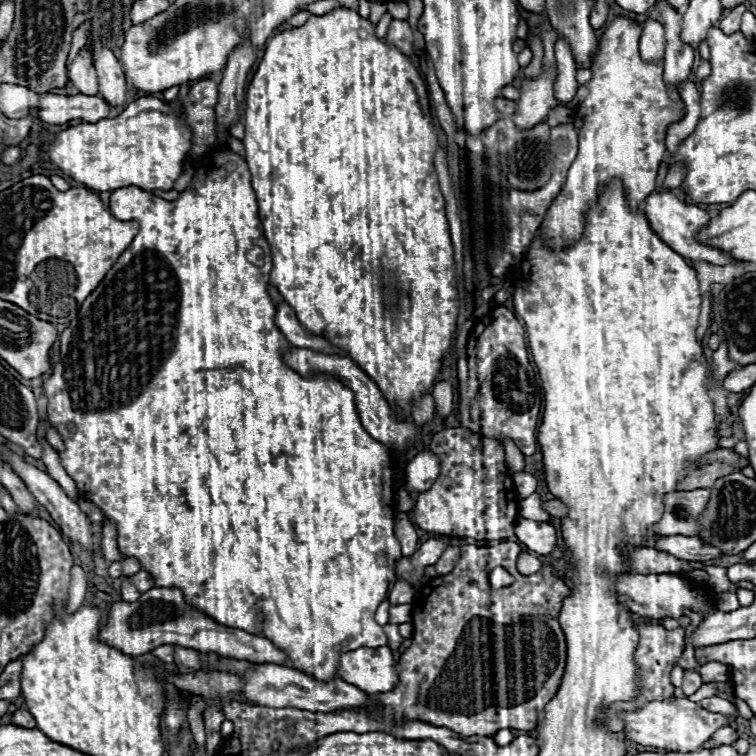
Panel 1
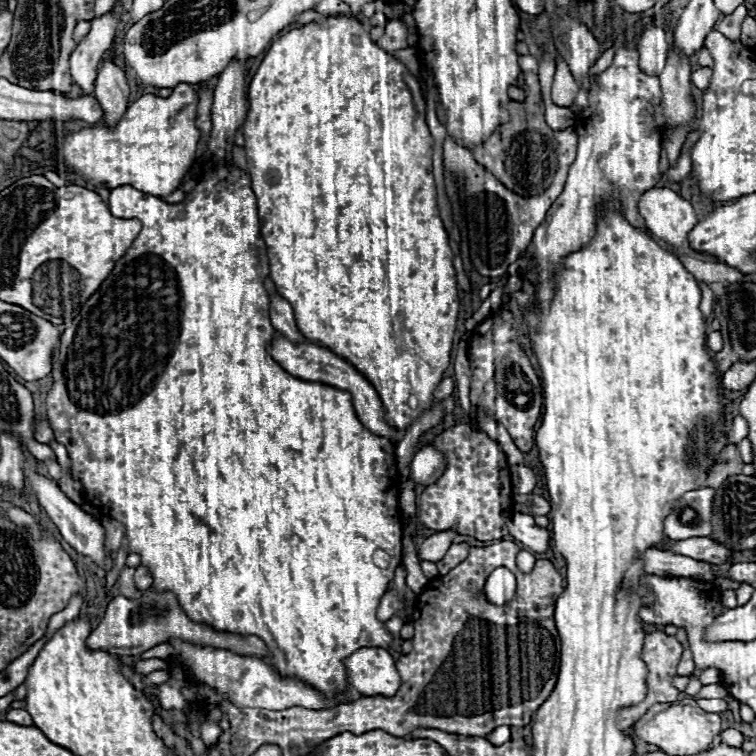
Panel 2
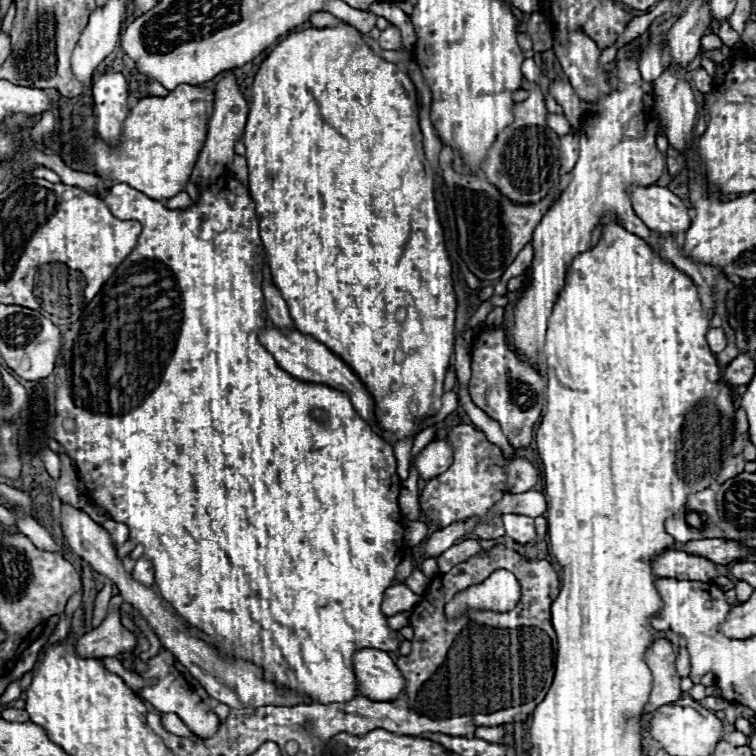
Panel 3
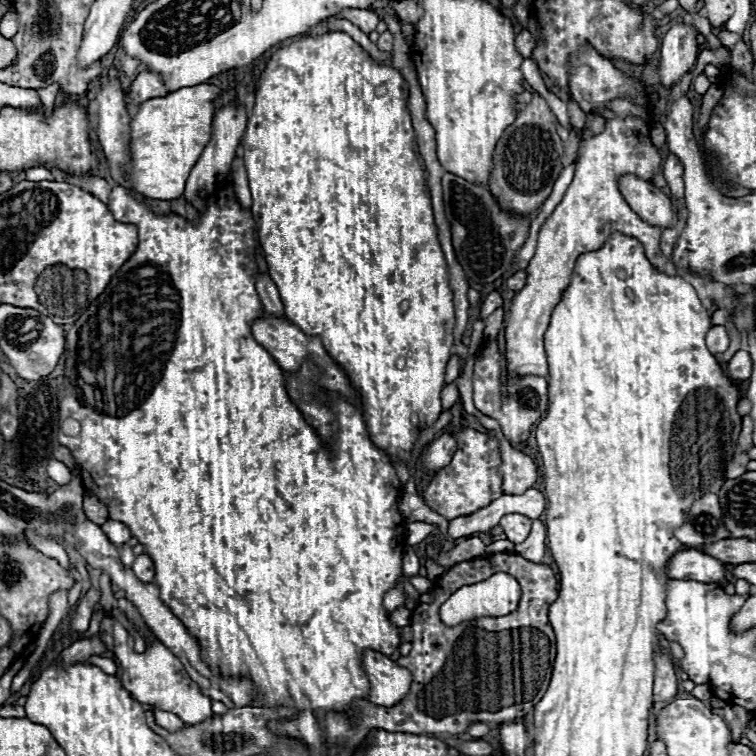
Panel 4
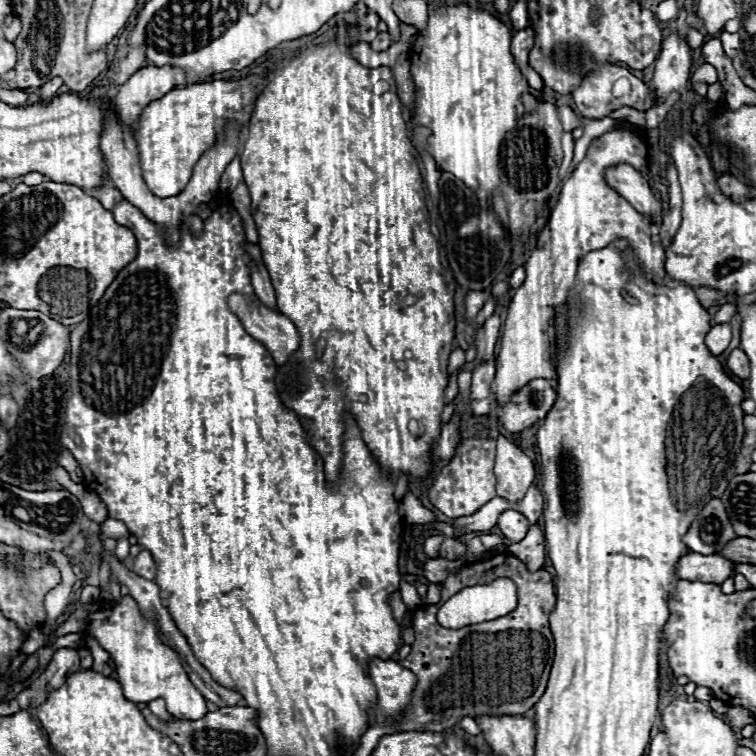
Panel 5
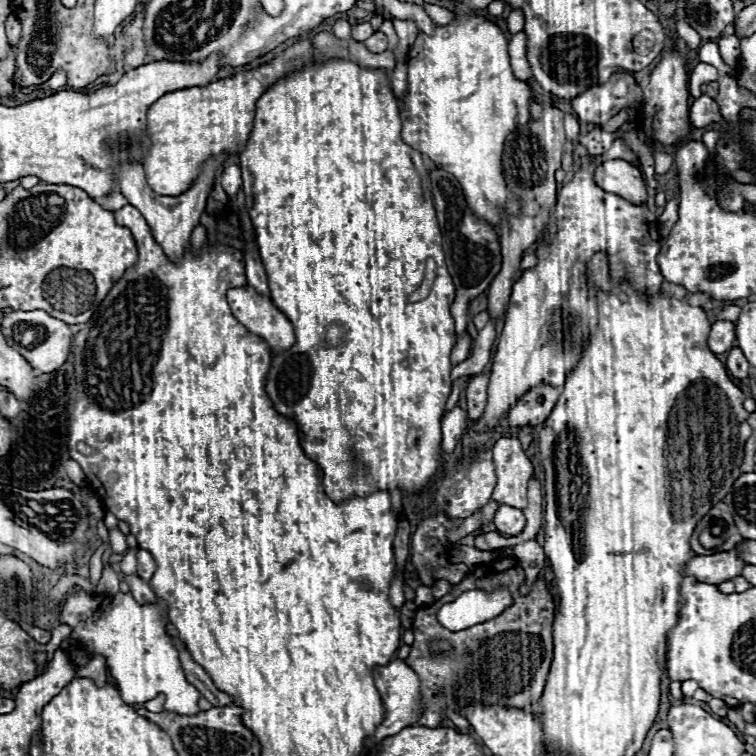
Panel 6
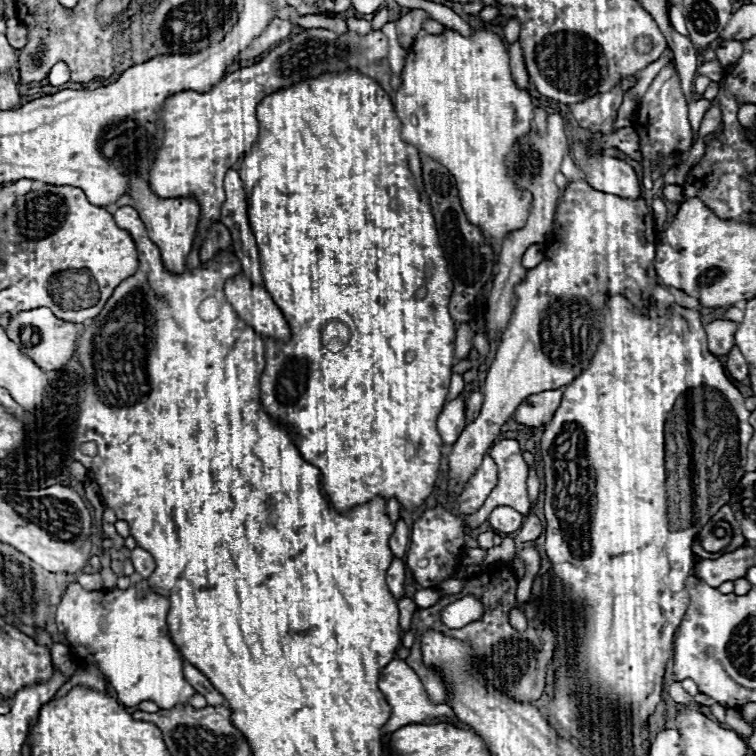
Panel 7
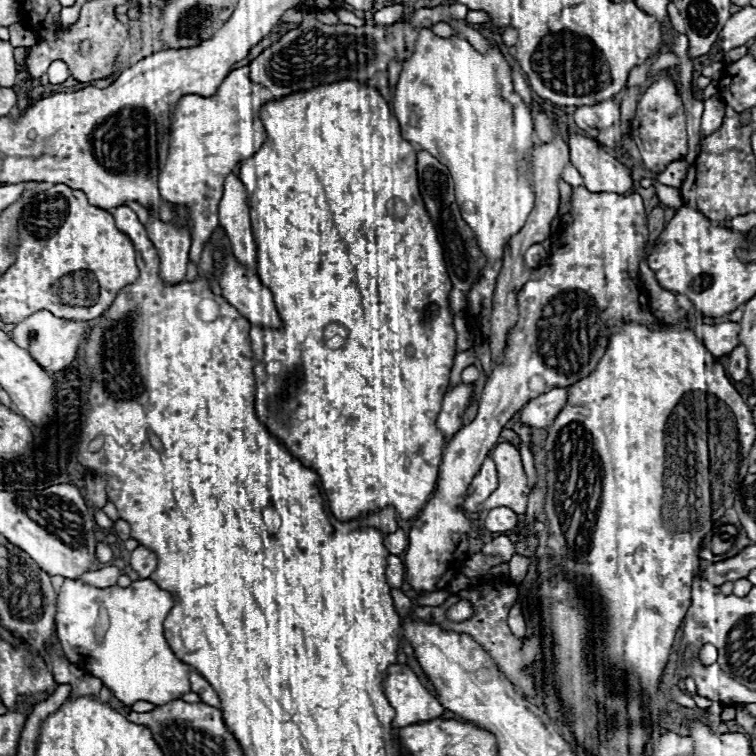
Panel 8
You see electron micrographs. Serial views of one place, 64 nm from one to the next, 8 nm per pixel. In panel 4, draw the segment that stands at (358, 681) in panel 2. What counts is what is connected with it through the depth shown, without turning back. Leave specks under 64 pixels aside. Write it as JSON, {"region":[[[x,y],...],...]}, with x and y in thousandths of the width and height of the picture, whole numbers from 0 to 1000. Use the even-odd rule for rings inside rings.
{"region":[[[484,860],[479,865],[479,886],[484,889],[489,902],[487,926],[505,934],[526,931],[526,926],[537,921],[545,902],[542,889],[495,860]]]}

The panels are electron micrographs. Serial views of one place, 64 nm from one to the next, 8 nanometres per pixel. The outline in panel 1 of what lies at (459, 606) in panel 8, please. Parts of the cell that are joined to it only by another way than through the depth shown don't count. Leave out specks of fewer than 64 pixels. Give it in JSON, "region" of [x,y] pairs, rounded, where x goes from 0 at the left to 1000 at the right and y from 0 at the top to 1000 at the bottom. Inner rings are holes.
{"region":[[[653,751],[653,754],[646,759],[646,770],[652,780],[657,780],[680,772],[680,762],[672,759],[667,751]]]}

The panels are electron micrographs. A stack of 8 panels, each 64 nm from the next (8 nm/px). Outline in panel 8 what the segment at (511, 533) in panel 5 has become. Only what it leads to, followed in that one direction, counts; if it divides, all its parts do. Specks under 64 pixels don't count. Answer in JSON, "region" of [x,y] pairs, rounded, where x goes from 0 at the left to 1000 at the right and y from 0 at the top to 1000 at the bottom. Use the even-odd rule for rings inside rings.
{"region":[[[659,669],[659,672],[651,672],[646,680],[643,680],[643,698],[648,704],[675,704],[685,696],[685,680],[677,677],[675,672],[669,669]]]}

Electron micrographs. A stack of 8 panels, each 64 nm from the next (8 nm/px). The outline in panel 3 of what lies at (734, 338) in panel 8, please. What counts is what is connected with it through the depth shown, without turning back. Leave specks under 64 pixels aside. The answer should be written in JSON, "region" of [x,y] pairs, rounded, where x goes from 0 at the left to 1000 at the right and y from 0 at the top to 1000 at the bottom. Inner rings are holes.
{"region":[[[939,434],[934,447],[937,447],[937,458],[939,458],[939,463],[944,468],[950,468],[950,466],[955,466],[960,460],[960,447],[958,447],[958,439],[952,434]]]}

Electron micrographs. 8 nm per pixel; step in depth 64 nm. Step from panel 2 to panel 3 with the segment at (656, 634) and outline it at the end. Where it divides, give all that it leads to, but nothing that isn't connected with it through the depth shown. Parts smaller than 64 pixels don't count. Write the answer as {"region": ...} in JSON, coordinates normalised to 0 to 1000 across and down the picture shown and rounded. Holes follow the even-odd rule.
{"region":[[[868,844],[862,847],[862,852],[857,854],[854,862],[854,878],[862,886],[862,915],[860,923],[849,939],[852,942],[862,942],[876,931],[886,931],[892,926],[899,923],[899,894],[894,892],[894,862],[897,857],[889,854],[886,847],[881,844]]]}

